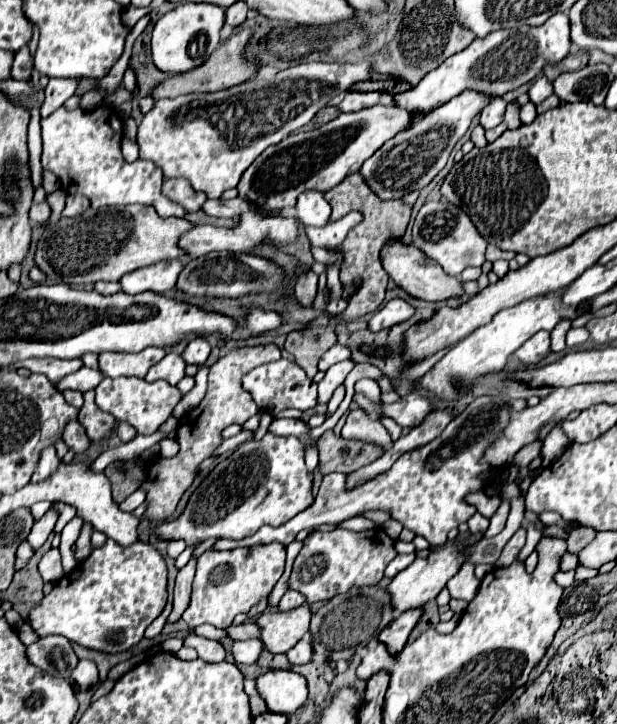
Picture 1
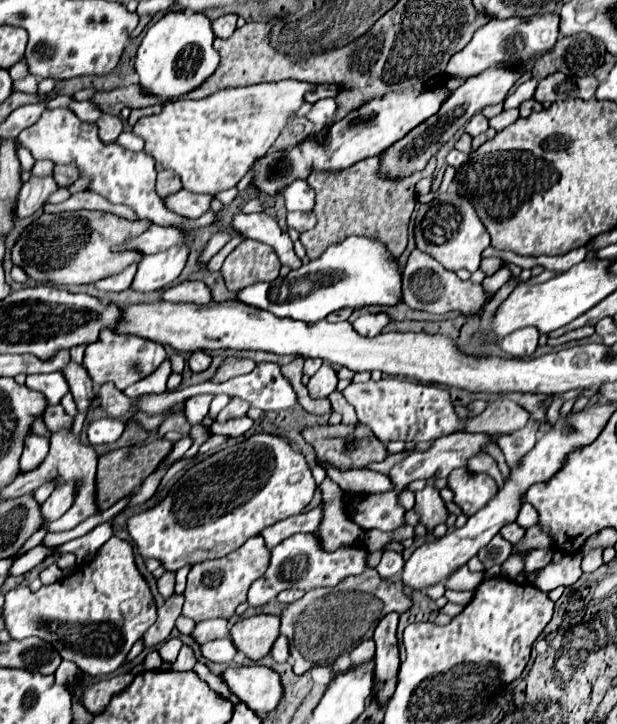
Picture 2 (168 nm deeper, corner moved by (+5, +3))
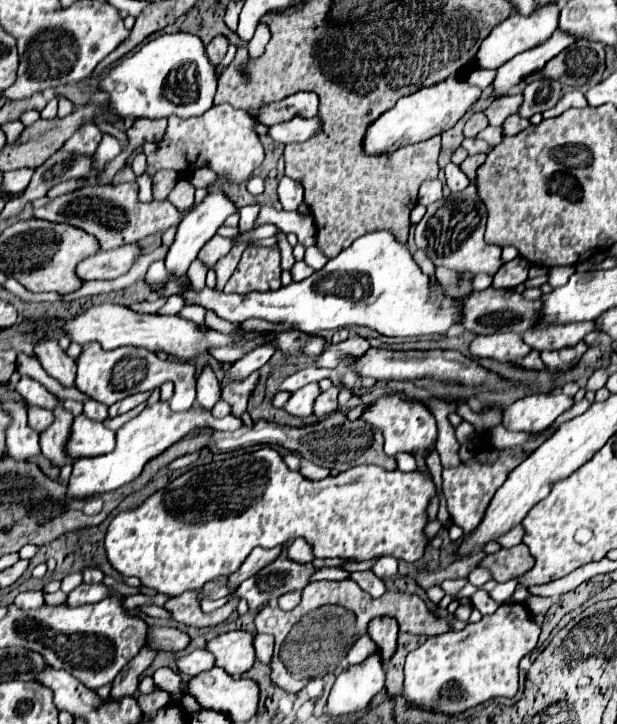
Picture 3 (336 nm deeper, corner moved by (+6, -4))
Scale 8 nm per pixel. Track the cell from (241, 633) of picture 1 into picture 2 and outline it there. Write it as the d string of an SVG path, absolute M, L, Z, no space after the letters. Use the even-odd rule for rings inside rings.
M225 618L205 620L205 622L199 622L191 634L193 634L193 638L195 638L199 644L205 644L205 642L209 642L209 640L229 638L229 636L231 636L229 626L231 626L231 624L229 624L229 620L225 620Z

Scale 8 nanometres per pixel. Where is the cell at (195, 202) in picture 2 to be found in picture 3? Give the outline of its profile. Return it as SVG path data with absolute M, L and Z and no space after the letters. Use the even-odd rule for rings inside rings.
M84 183L80 189L60 195L52 199L48 205L34 209L34 219L44 219L52 223L68 223L82 231L94 235L100 243L100 249L116 249L126 243L136 243L148 235L164 233L168 227L178 225L182 215L170 201L152 201L140 203L138 201L138 187L136 183Z

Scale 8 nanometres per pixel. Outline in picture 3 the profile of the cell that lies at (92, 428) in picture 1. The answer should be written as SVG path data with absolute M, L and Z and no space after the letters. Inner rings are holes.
M46 337L44 341L38 341L34 345L34 357L40 361L42 369L60 381L64 387L74 387L74 375L76 375L76 361L72 361L58 345L56 339Z

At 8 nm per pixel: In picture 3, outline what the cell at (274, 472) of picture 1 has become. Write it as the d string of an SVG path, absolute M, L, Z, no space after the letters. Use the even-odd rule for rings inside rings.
M262 447L254 453L192 467L170 481L170 485L150 495L144 503L120 511L106 531L104 549L108 563L118 573L138 577L148 589L168 597L196 591L198 599L204 599L204 585L238 571L254 547L272 549L298 537L310 543L318 559L340 557L360 563L392 555L410 563L418 561L428 543L424 527L428 523L428 505L434 495L436 487L430 475L420 471L386 471L378 465L356 465L344 473L310 481L298 475L298 471L290 471L274 449Z

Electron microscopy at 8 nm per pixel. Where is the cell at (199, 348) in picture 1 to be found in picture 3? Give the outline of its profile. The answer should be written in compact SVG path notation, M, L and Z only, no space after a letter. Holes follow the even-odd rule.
M204 367L204 371L198 377L198 385L196 385L196 401L202 405L202 409L210 411L218 399L220 399L220 381L216 379L216 375L212 373L210 367Z

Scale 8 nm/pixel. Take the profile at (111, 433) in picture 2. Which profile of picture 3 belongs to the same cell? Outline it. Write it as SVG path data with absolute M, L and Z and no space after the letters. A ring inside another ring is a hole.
M84 415L74 417L70 429L70 443L66 443L66 453L72 459L106 455L114 449L114 431L110 431L104 423L92 421Z

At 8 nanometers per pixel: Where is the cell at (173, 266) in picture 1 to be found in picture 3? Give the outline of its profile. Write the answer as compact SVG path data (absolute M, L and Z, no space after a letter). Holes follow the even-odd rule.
M214 187L208 191L208 195L204 197L202 203L194 205L192 211L182 219L180 227L178 227L178 233L176 233L176 239L174 239L174 245L170 247L168 255L166 255L166 269L170 275L184 275L190 267L190 263L196 259L198 251L206 245L206 241L210 241L216 231L222 227L222 223L232 215L236 213L236 205L226 197L226 193L220 189L220 187Z

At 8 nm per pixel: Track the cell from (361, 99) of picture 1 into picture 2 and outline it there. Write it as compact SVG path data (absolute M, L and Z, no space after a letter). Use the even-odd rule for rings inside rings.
M325 98L325 100L315 102L315 106L313 106L313 110L307 114L307 118L309 118L317 128L321 128L321 126L325 126L325 124L335 116L335 112L337 112L335 100L333 100L333 98Z

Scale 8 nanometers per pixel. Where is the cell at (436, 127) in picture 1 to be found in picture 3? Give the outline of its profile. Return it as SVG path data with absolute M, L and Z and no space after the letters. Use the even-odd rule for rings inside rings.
M556 29L554 35L546 43L542 43L542 45L530 49L530 51L524 51L520 55L516 55L514 59L510 59L508 63L504 63L502 67L498 67L498 75L492 83L494 91L498 95L504 95L510 87L514 87L526 75L532 75L534 71L540 71L552 57L556 57L560 51L564 51L566 47L576 43L578 39L580 37L566 35L566 31Z

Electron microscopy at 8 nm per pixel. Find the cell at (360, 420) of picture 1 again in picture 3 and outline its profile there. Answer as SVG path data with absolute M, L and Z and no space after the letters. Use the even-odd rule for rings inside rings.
M330 387L328 391L322 391L318 395L318 399L314 401L314 415L316 417L326 417L326 415L334 413L336 405L338 405L336 397L338 397L338 389L336 387Z

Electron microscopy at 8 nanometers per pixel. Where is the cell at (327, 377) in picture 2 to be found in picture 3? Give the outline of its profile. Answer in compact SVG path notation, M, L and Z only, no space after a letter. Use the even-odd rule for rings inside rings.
M310 383L298 391L294 391L290 395L290 399L284 405L284 411L288 415L296 415L296 417L308 417L312 415L312 407L314 407L314 399L318 397L320 389L318 383Z

